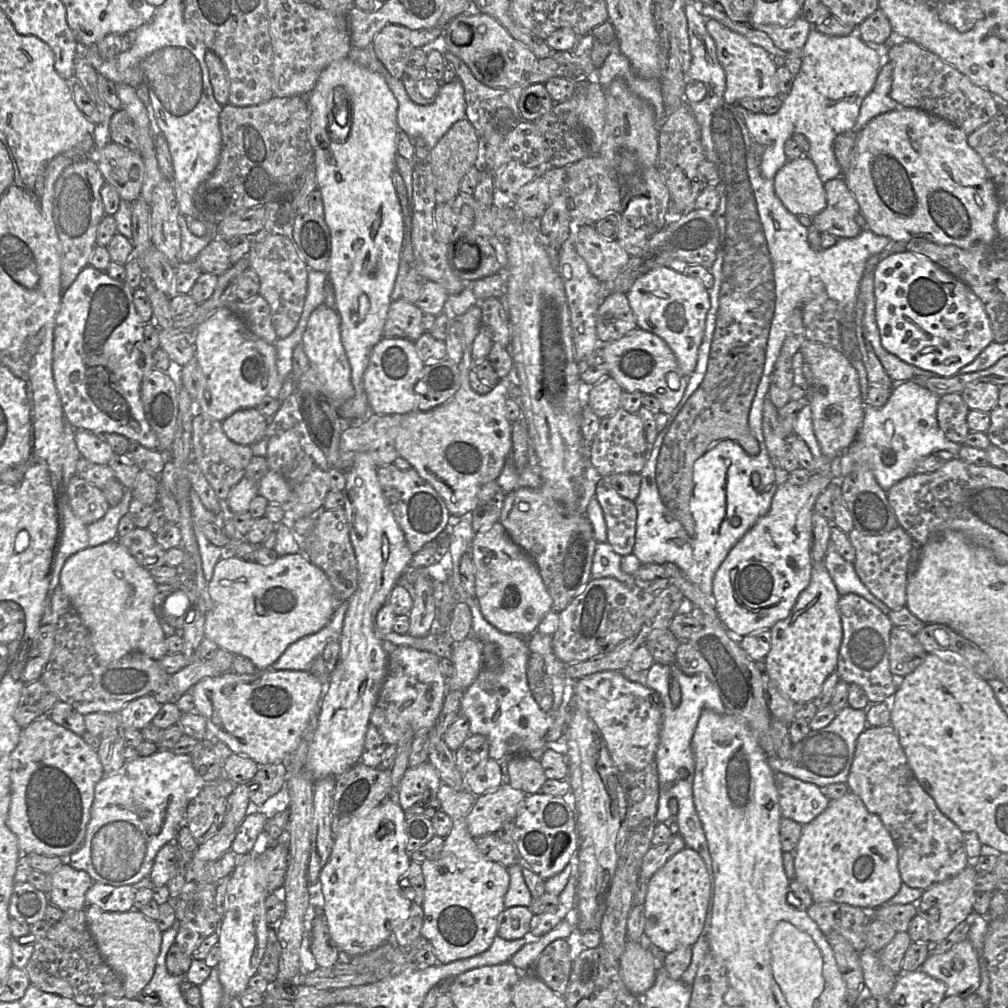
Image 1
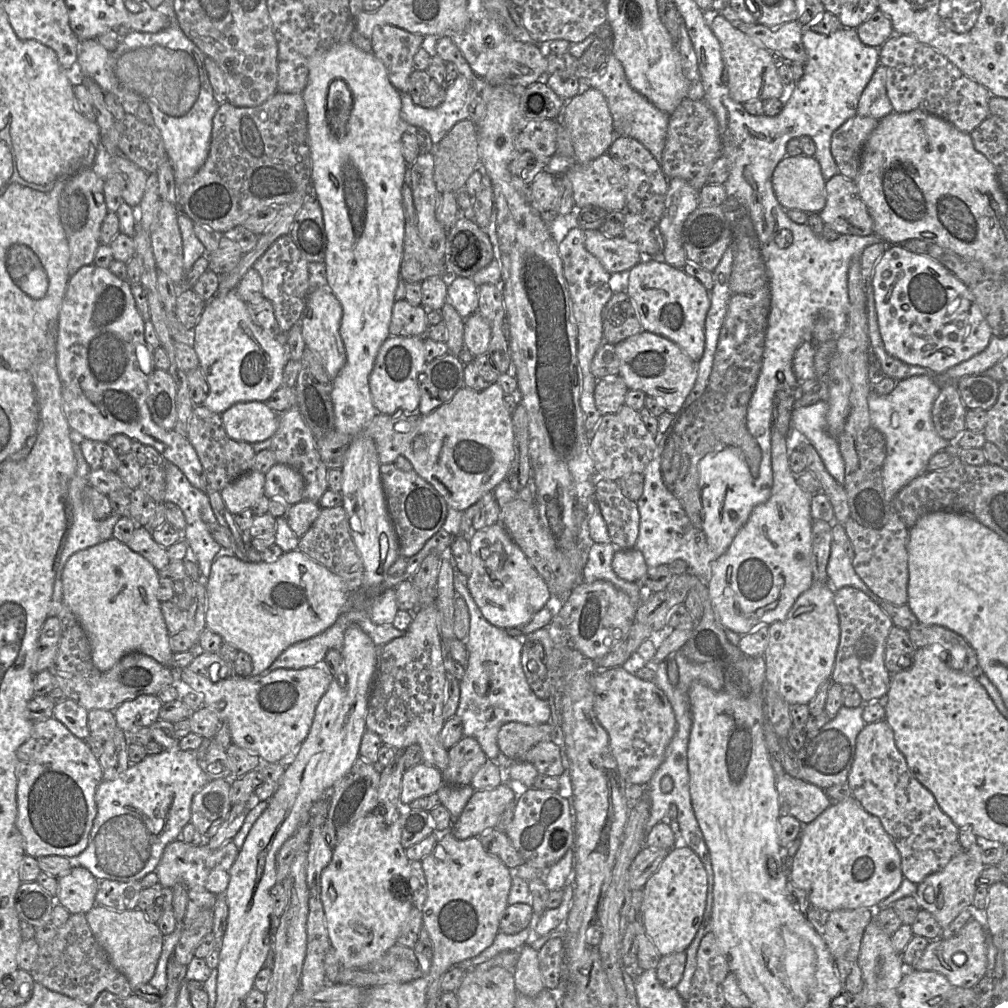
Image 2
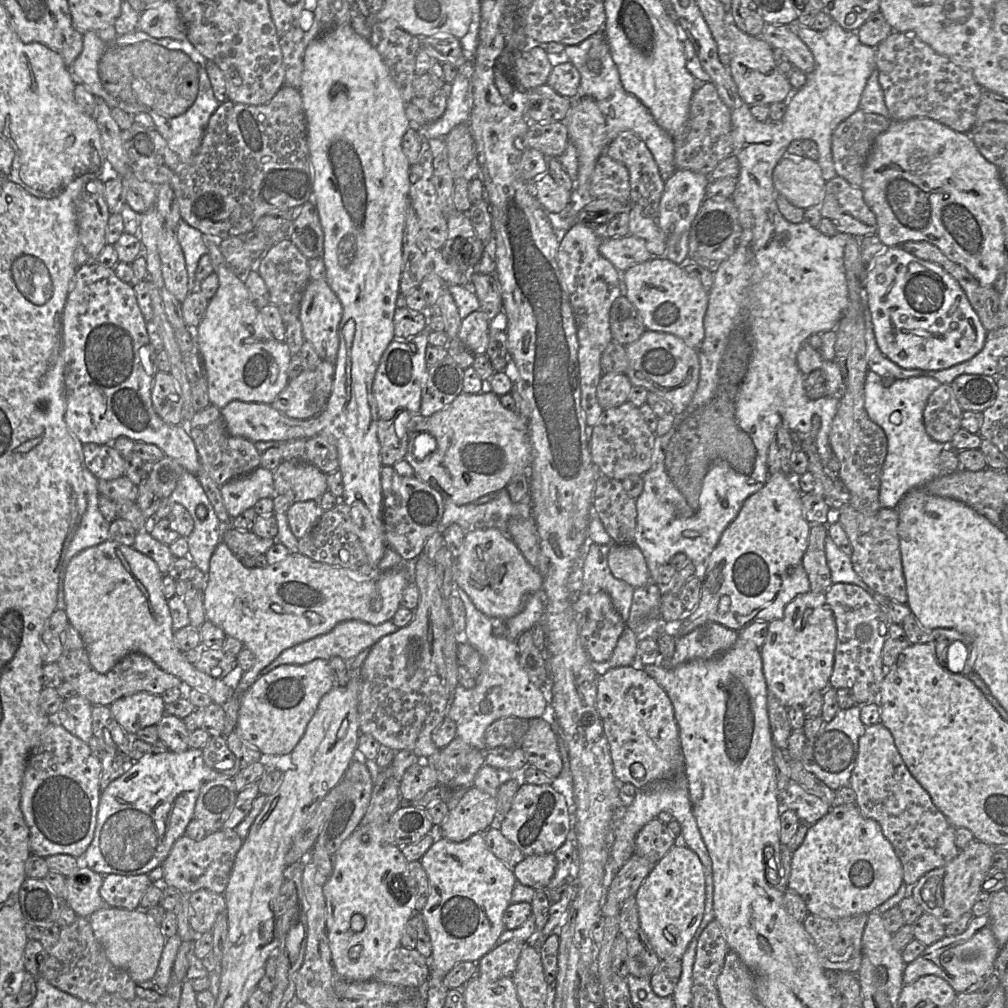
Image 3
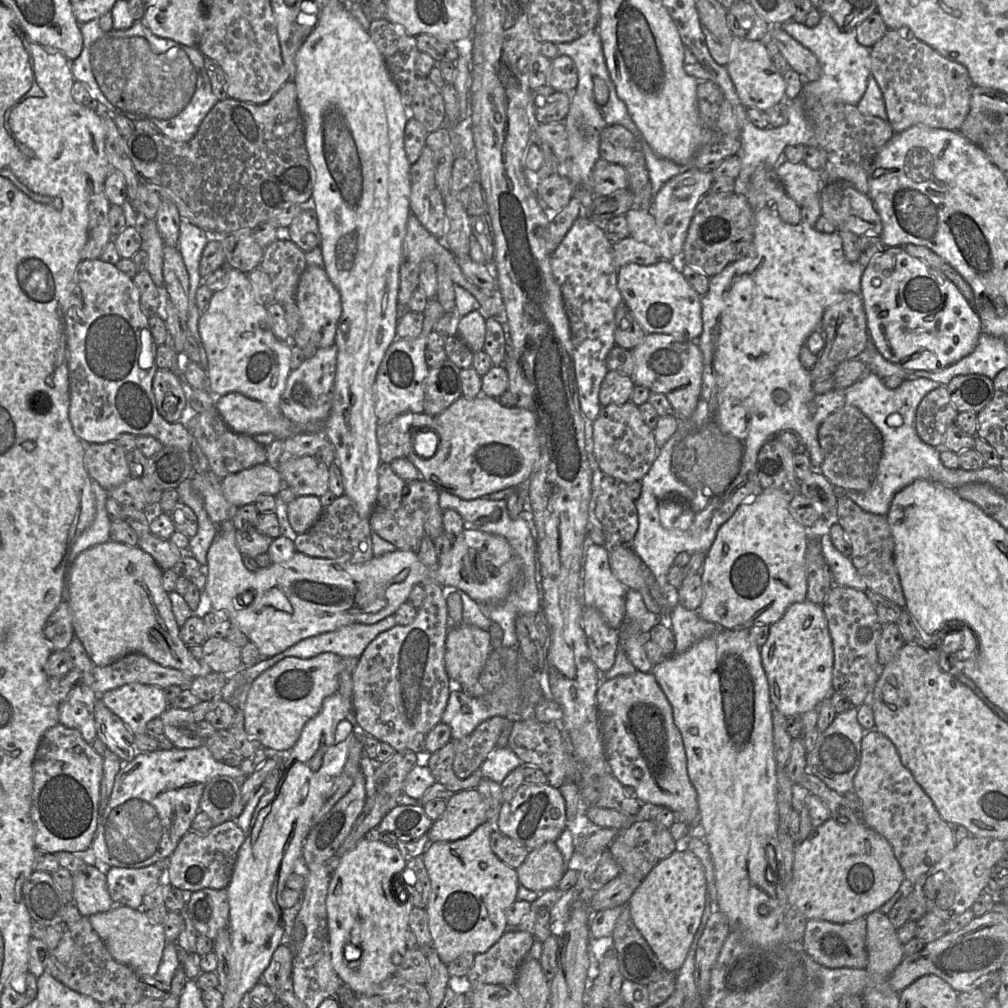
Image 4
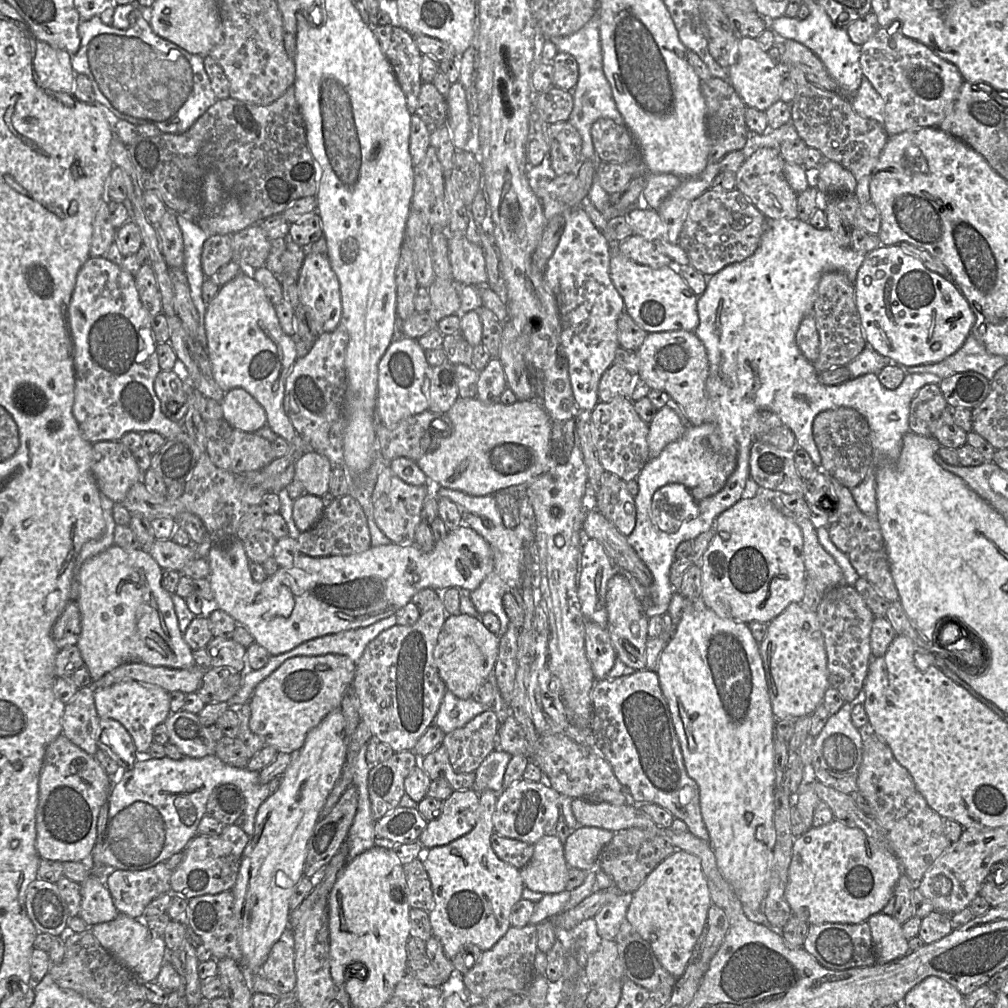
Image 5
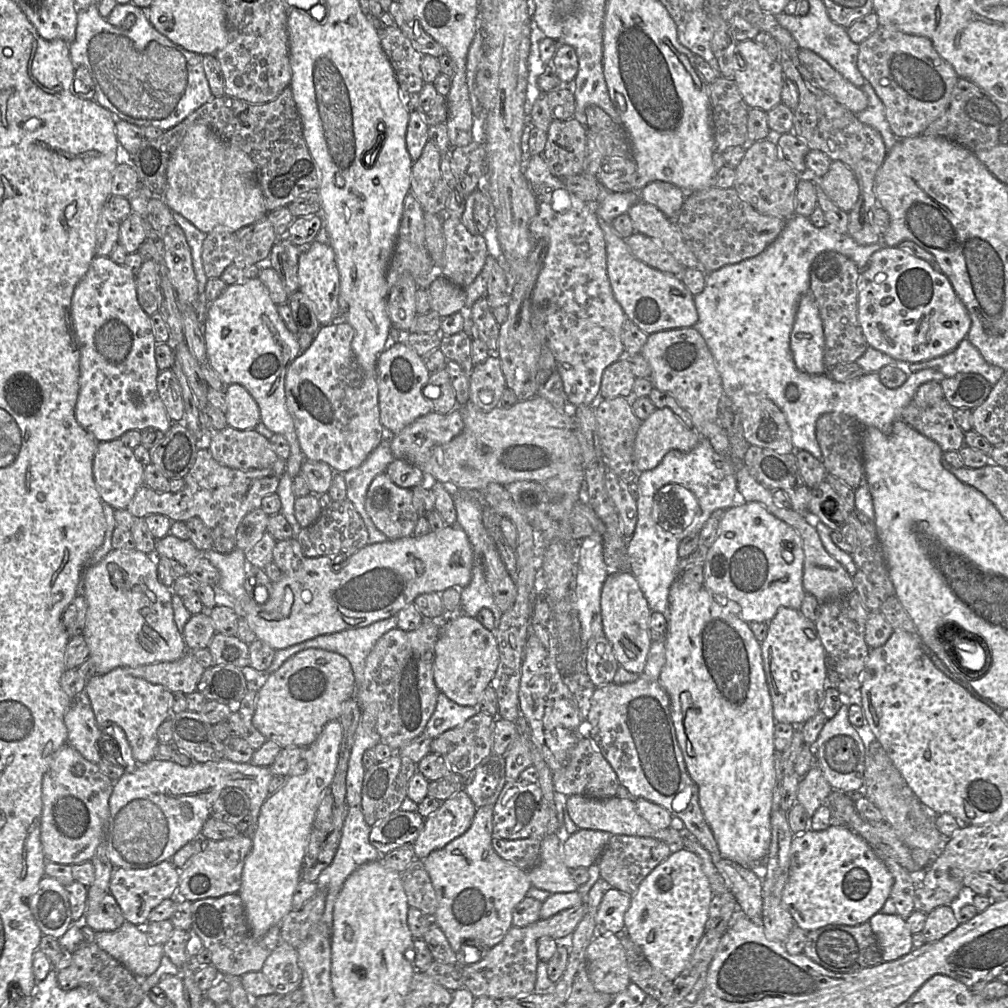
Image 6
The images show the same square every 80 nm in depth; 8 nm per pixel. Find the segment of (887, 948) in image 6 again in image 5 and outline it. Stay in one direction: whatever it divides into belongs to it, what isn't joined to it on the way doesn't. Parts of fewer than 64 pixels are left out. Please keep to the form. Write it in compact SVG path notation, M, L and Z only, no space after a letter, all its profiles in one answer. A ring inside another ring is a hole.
M881 911L867 919L876 963L885 964L906 955L910 950L902 932L902 924Z

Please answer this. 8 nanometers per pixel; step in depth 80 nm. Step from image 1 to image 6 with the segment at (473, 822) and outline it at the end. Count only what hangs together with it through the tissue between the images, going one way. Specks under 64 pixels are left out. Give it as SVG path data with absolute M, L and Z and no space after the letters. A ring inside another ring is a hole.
M463 789L444 800L441 806L424 820L423 829L413 843L416 858L424 859L432 851L443 848L466 832L471 826L476 809L475 804Z

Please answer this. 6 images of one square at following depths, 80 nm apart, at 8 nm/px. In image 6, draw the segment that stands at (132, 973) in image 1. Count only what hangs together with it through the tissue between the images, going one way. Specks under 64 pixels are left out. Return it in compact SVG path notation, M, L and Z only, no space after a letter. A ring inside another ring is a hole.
M130 922L116 930L94 930L96 944L134 975L150 976L159 967L163 945L153 944L146 933Z

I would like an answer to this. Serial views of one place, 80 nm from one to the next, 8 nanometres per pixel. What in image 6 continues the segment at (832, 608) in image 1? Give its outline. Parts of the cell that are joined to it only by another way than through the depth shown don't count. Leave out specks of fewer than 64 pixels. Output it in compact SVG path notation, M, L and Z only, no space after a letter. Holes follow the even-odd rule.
M780 607L768 622L767 635L760 644L774 719L779 723L789 723L800 727L820 711L825 689L828 686L827 656L816 628L816 622L806 618L800 610Z

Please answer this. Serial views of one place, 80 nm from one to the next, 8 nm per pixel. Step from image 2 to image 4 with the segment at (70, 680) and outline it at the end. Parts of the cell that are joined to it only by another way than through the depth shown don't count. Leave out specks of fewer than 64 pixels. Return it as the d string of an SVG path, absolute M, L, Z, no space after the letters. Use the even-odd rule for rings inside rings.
M74 634L69 646L66 648L73 659L74 669L78 670L83 678L84 685L92 689L96 694L97 699L106 692L120 688L126 684L139 683L147 686L156 686L161 689L166 689L170 686L178 686L183 690L189 690L193 680L190 676L185 675L183 672L159 665L148 657L139 654L131 653L125 657L117 660L116 662L106 667L96 666L89 656L81 641Z

